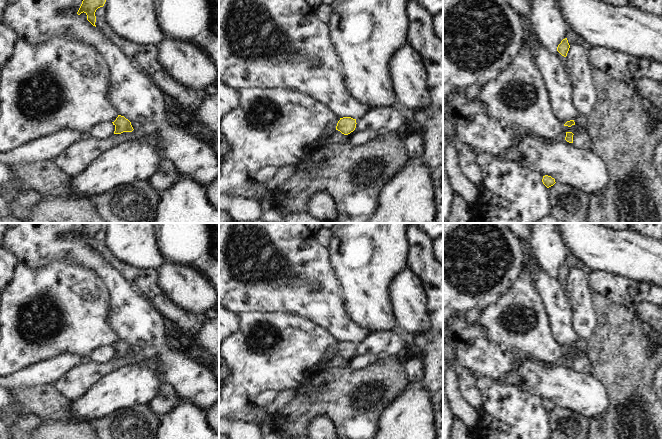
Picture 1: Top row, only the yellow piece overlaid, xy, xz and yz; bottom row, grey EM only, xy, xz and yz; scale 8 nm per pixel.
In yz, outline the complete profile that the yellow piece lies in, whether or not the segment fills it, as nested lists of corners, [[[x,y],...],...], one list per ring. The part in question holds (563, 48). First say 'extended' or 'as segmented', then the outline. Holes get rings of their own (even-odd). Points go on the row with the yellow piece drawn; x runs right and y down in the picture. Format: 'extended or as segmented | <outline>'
as segmented | [[[567,38],[563,39],[561,43],[557,47],[557,51],[564,57],[567,56],[567,53],[569,51],[570,45],[568,43]]]

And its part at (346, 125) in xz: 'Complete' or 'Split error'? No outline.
Complete.

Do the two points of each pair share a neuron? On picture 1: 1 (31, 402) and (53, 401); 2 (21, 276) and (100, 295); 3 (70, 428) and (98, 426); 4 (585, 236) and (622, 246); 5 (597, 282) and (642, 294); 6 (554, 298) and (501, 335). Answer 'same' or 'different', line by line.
1: same
2: same
3: different
4: same
5: same
6: different

